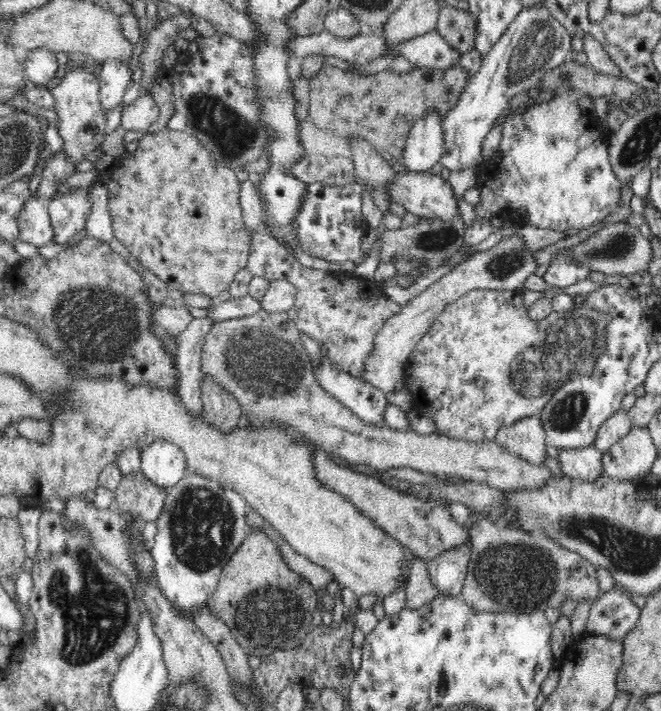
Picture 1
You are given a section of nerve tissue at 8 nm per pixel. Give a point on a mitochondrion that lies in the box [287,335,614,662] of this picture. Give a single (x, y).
(523, 574)

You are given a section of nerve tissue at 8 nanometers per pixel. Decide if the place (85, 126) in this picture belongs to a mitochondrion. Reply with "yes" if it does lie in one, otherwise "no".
no

